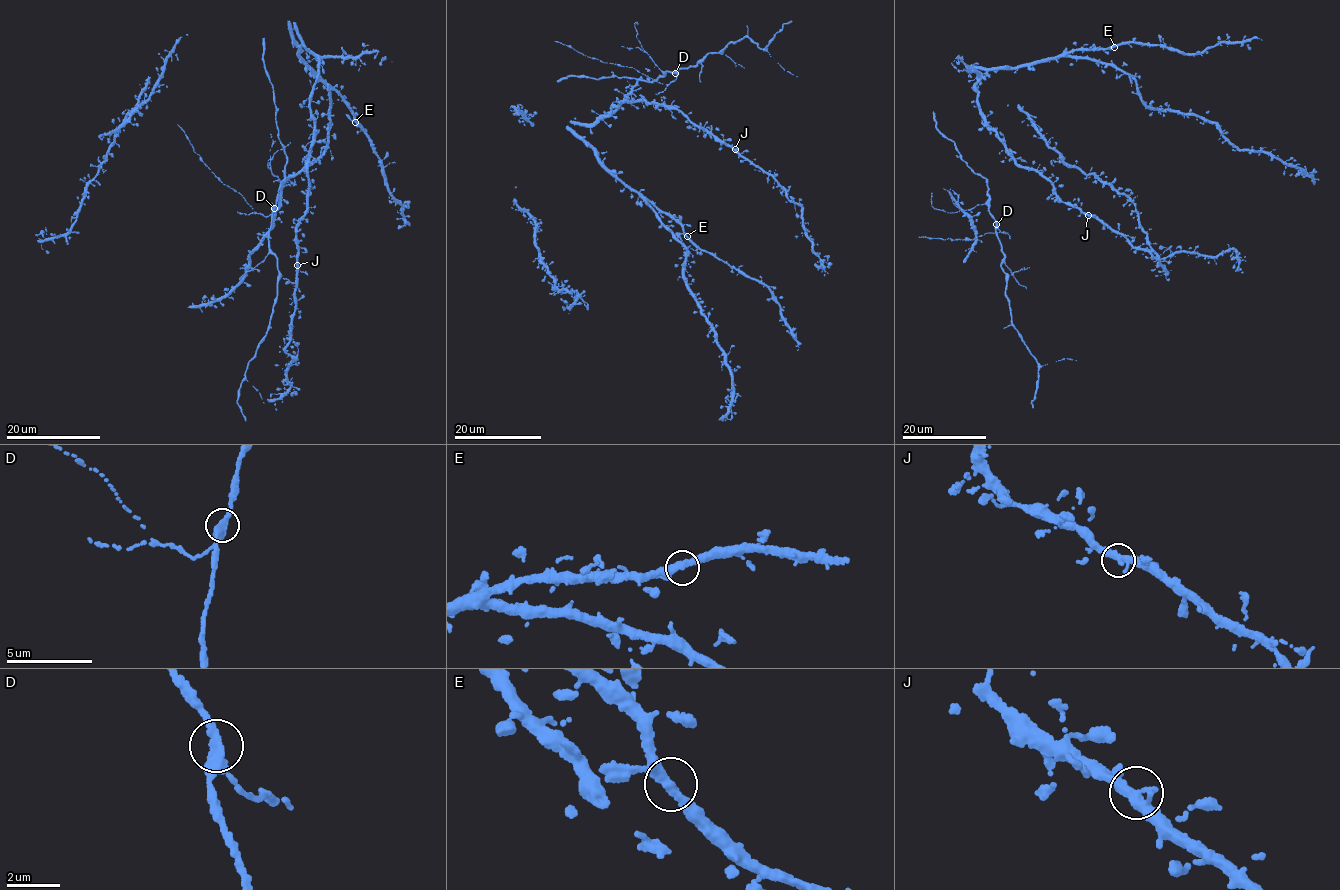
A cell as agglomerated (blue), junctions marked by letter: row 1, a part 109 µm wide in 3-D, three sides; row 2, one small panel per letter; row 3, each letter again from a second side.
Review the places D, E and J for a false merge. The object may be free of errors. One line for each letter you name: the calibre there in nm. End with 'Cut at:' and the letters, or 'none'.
Cut at: none

